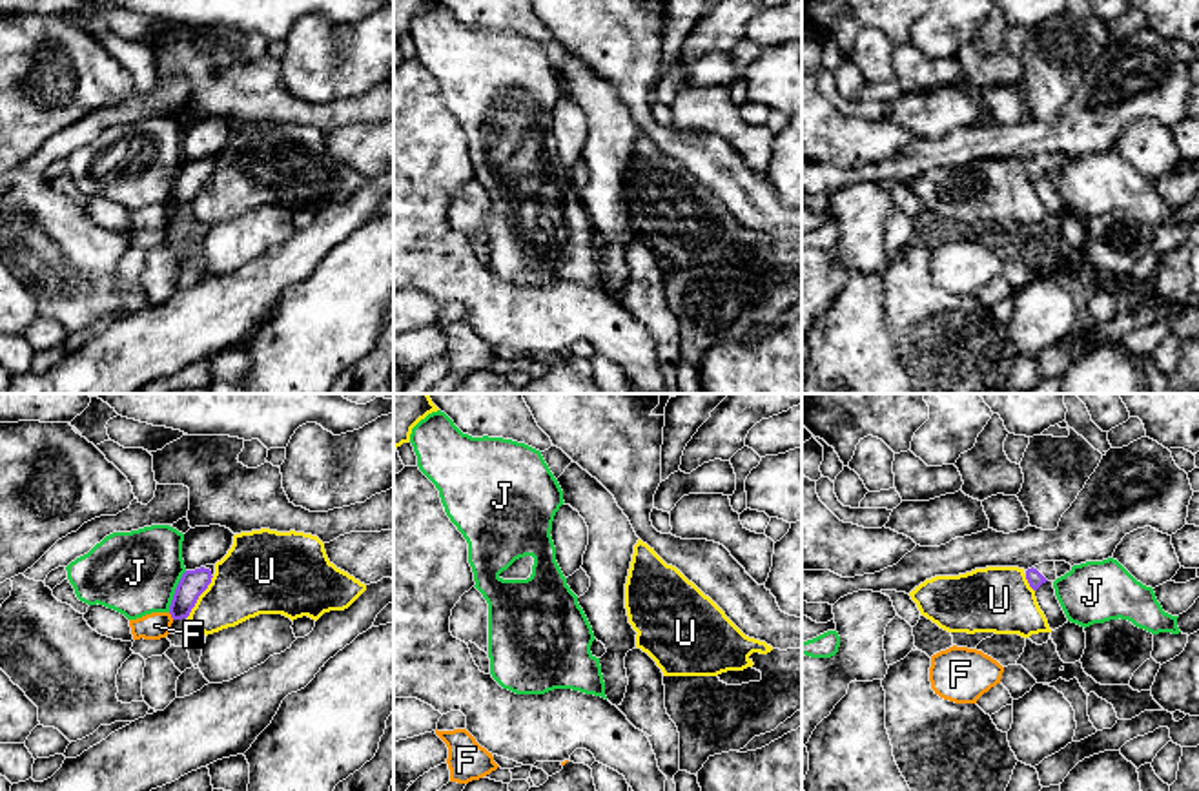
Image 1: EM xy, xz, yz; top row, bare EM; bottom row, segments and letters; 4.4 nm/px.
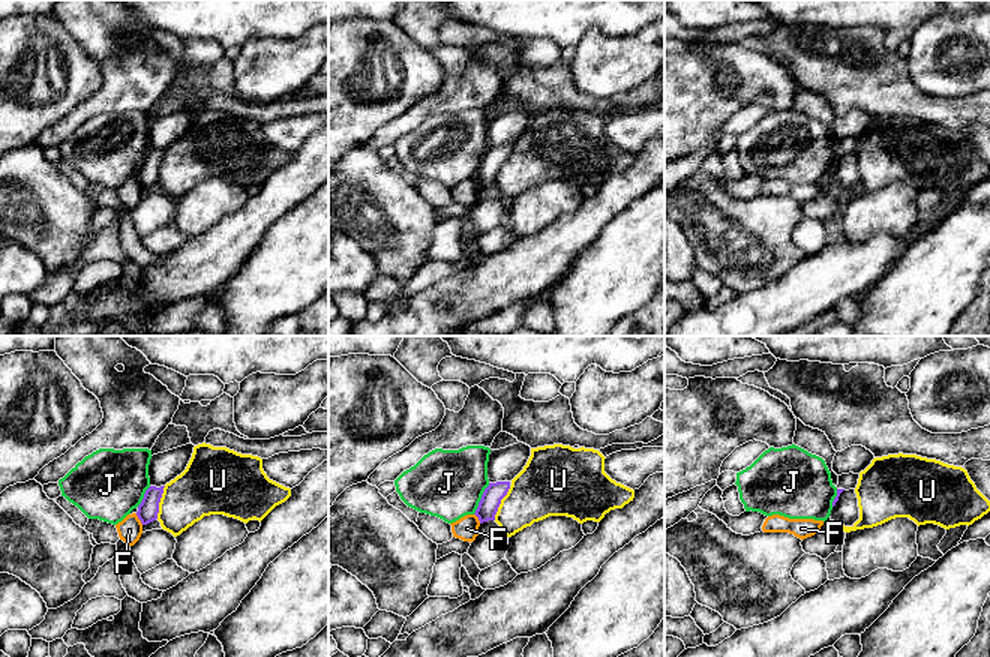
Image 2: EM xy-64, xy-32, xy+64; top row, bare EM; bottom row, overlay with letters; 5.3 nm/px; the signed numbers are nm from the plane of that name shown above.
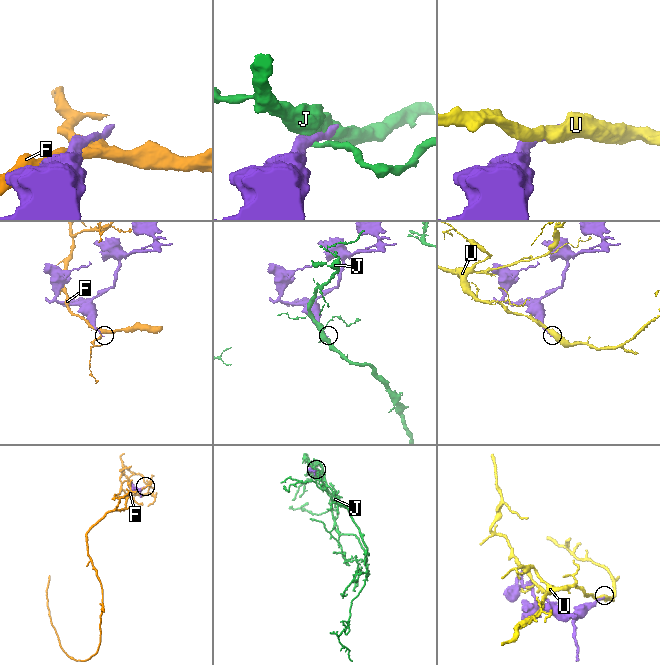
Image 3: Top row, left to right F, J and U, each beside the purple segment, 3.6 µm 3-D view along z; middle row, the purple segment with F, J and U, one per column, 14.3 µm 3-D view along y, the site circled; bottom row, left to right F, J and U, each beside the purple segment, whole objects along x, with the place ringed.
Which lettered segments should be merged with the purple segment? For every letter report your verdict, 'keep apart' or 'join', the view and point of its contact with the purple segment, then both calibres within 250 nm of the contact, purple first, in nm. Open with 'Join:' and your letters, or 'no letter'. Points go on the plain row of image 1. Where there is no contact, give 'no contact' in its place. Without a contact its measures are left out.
Join: no letter
F: keep apart | xy (172, 208) | 120/120 nm
J: keep apart | xy (175, 183) | 120/380 nm
U: keep apart | xy (199, 186) | 120/320 nm

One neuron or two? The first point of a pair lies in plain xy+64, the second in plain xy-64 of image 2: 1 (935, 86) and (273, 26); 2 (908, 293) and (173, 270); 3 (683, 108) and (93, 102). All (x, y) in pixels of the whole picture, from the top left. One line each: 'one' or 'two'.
1: two
2: two
3: two

